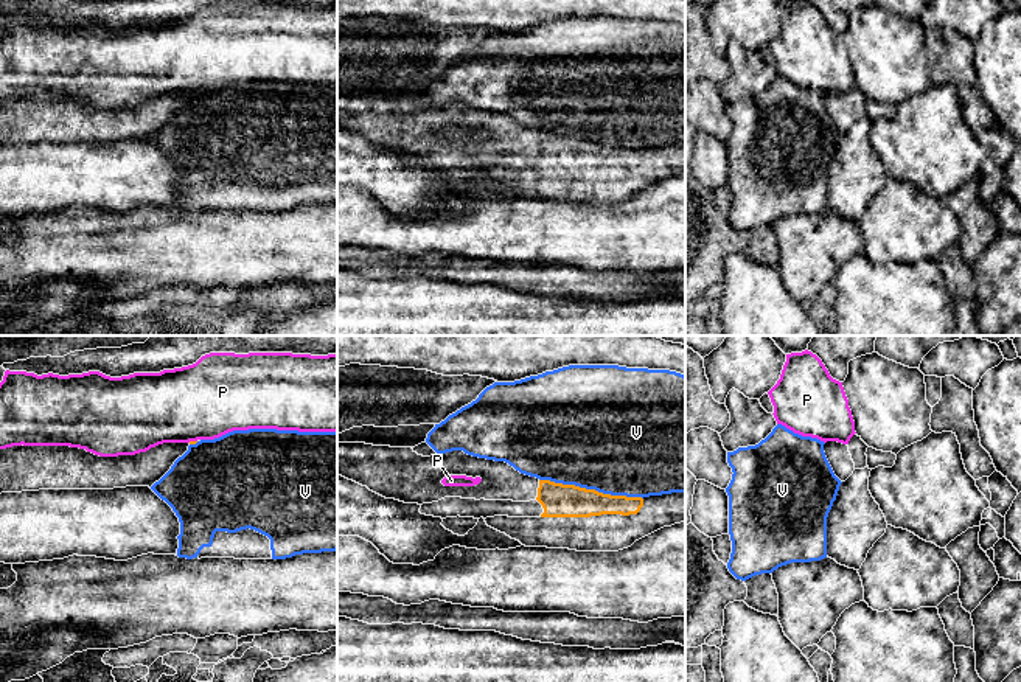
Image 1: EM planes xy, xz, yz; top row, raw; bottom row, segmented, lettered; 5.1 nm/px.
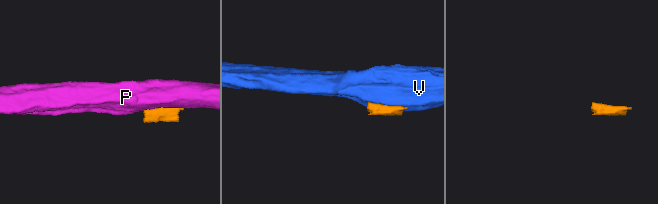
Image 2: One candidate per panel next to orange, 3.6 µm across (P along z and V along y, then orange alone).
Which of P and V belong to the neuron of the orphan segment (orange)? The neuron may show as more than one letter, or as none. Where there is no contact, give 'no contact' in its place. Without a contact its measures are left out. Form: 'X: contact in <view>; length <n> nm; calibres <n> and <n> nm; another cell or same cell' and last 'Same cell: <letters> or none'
P: contact in xy; length 50 nm; calibres 20 and 400 nm; another cell
V: contact in xz; length 550 nm; calibres 180 and 500 nm; another cell
Same cell: none

